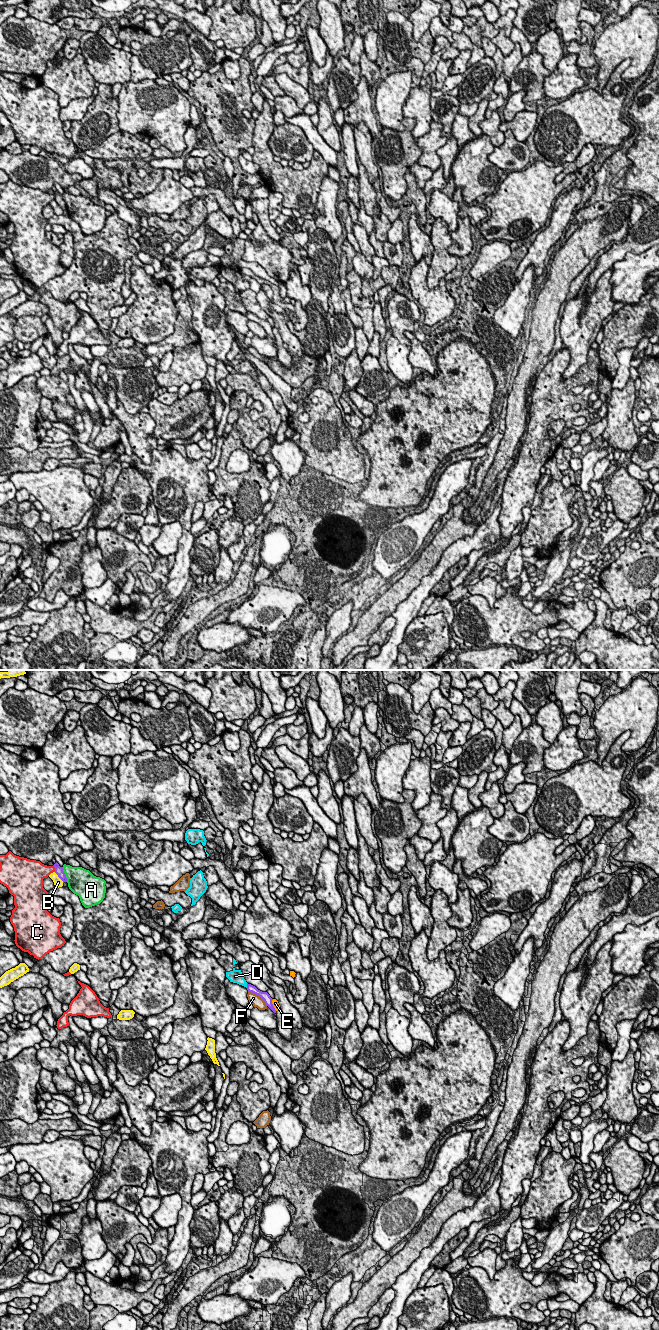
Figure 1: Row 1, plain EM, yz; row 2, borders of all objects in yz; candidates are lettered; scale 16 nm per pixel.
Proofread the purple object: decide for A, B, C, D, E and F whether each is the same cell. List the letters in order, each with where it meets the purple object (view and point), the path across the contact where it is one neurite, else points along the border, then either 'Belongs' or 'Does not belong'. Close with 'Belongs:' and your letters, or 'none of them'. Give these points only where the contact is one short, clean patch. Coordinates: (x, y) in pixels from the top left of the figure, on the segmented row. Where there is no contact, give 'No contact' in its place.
A: Touches purple at yz (64, 874). Does not belong
B: Touches purple at yz (58, 876). Does not belong
C: Touches purple at yz (55, 868). Does not belong
D: Touches purple at yz (247, 985). Does not belong
E: Touches purple at yz (272, 1005). Boundary: yz (272, 999), (272, 1005), (276, 1010). Does not belong
F: Touches purple at yz (258, 995). Does not belong
Belongs: none of them

